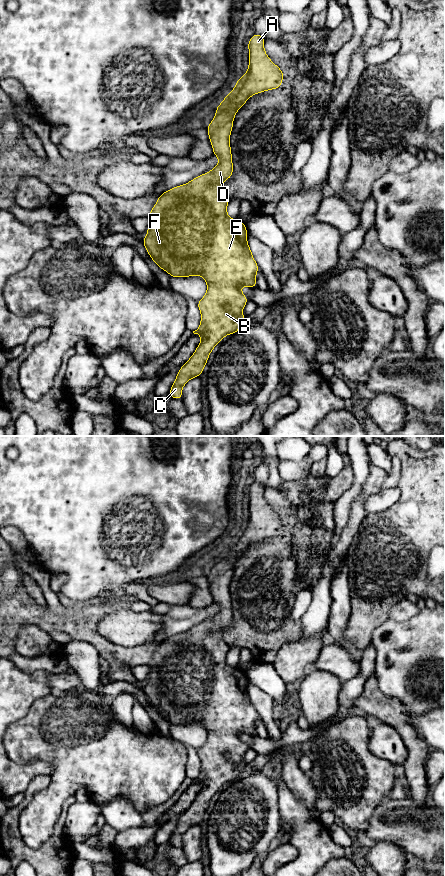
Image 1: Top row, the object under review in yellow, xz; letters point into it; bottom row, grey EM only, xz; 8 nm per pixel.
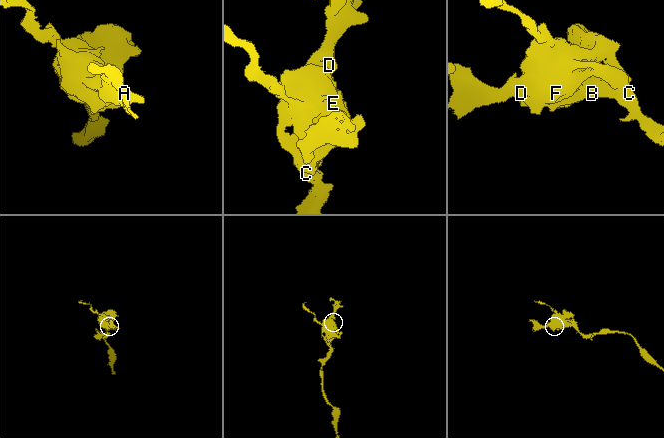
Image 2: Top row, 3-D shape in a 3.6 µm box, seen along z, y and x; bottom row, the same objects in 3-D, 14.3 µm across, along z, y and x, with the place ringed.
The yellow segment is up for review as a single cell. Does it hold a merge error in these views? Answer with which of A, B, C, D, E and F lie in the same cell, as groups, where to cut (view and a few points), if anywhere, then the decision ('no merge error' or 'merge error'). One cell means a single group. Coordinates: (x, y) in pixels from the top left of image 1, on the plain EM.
groups A B C D E F; cut none; no merge error

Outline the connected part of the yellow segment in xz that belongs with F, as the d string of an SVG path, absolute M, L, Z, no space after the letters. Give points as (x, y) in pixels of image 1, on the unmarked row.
M256 481L249 487L248 518L238 526L234 537L216 555L215 565L206 575L213 603L219 606L218 613L186 632L165 639L146 664L151 670L142 691L154 711L168 720L171 726L199 723L207 731L206 742L197 750L201 761L200 774L193 779L201 784L201 790L189 808L179 817L169 839L169 844L177 848L182 848L183 834L190 827L201 824L213 796L226 783L240 779L239 776L245 767L242 758L249 750L240 736L257 736L256 722L259 714L247 692L248 680L245 671L227 663L230 646L224 641L222 631L233 622L230 582L237 559L252 543L281 536L285 524L281 516L267 504L264 489L265 485Z

